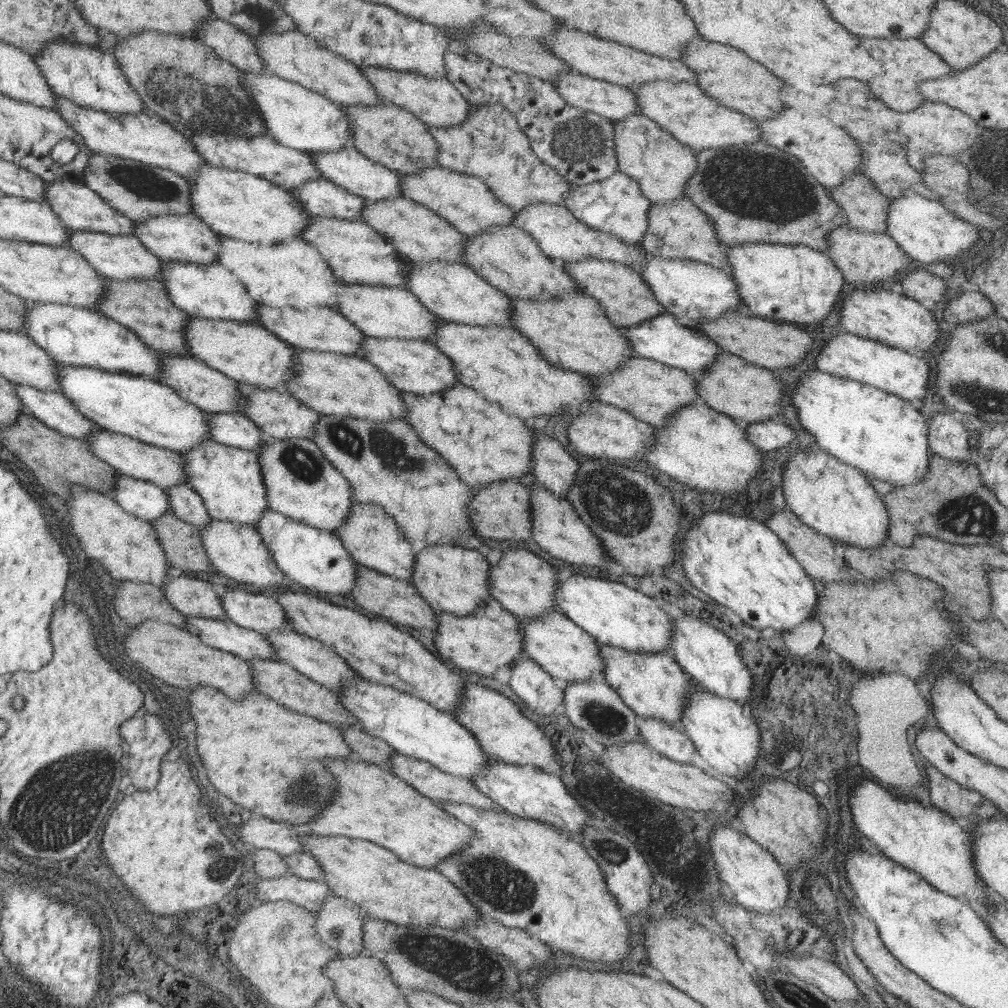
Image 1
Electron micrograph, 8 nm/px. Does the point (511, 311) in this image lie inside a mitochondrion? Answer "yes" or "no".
no

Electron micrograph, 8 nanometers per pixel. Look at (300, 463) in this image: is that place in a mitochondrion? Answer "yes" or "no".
yes

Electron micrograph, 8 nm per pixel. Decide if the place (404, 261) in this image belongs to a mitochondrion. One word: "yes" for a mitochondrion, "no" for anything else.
no

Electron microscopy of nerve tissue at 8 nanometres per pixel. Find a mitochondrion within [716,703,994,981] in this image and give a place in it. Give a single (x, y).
(939, 924)

